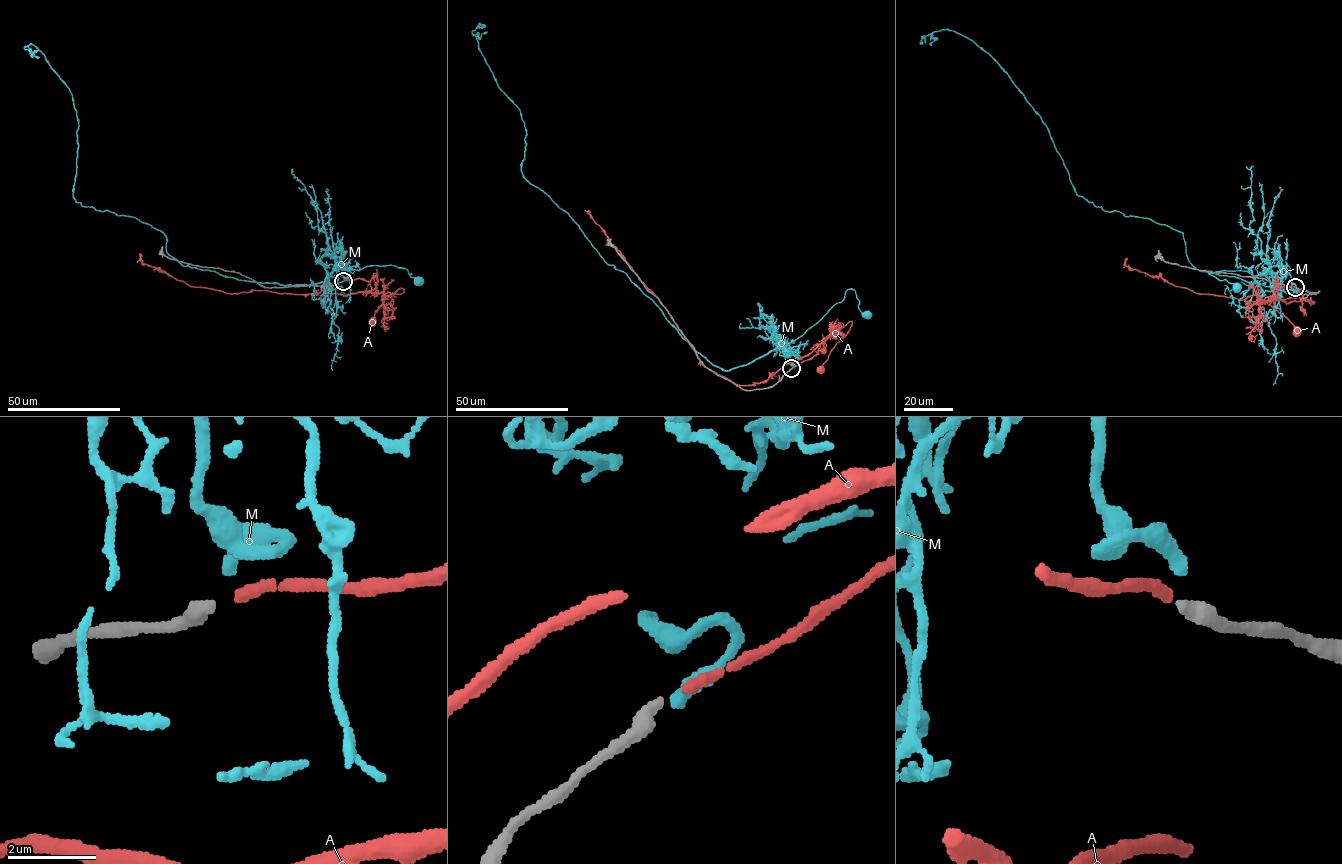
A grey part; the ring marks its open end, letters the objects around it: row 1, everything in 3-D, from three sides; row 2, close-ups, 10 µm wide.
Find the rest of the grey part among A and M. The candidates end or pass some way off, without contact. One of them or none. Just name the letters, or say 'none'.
A

